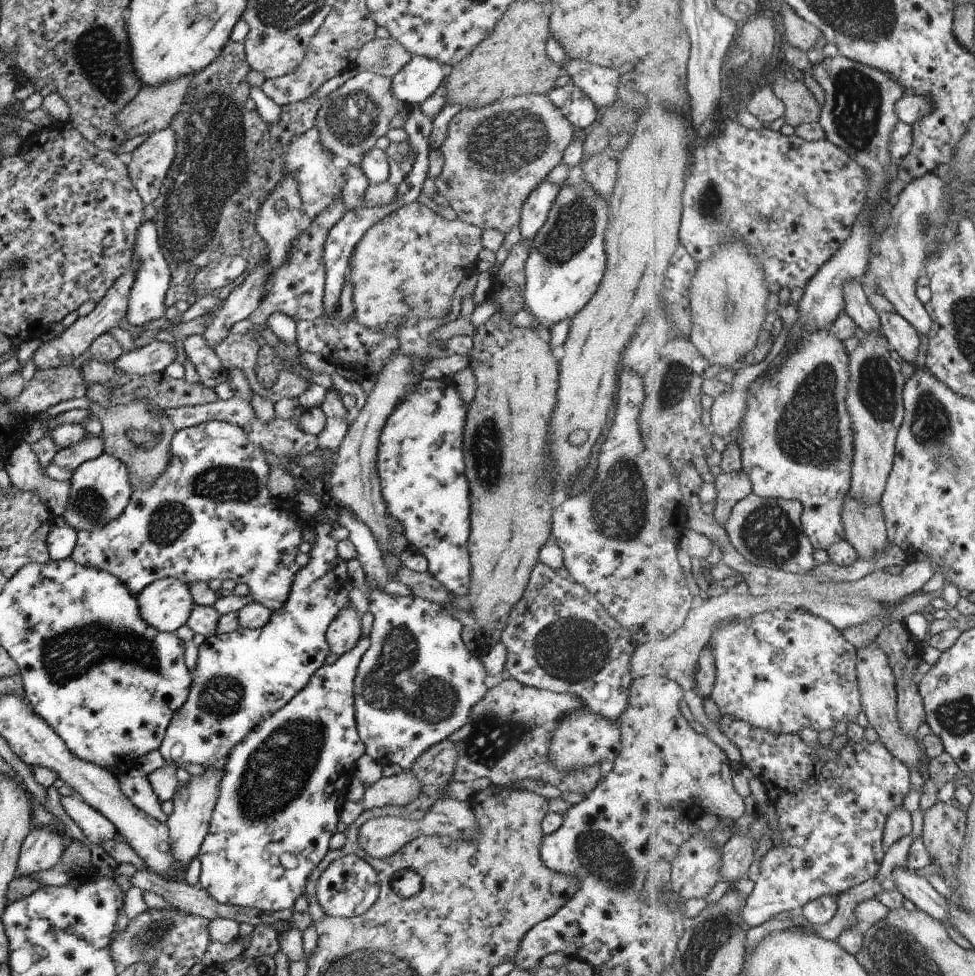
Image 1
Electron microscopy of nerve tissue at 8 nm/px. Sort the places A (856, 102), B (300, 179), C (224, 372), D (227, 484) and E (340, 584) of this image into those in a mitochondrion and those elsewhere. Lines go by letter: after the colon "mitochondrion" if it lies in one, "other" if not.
A: mitochondrion
B: other
C: other
D: mitochondrion
E: other

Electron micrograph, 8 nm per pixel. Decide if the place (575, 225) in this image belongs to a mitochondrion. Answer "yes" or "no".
yes

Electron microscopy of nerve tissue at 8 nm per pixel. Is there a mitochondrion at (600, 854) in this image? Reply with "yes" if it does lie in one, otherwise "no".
yes

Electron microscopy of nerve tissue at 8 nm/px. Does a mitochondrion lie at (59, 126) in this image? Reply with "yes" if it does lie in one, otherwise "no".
no

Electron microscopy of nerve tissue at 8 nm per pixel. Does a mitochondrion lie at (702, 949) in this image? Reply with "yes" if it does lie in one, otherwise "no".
yes

